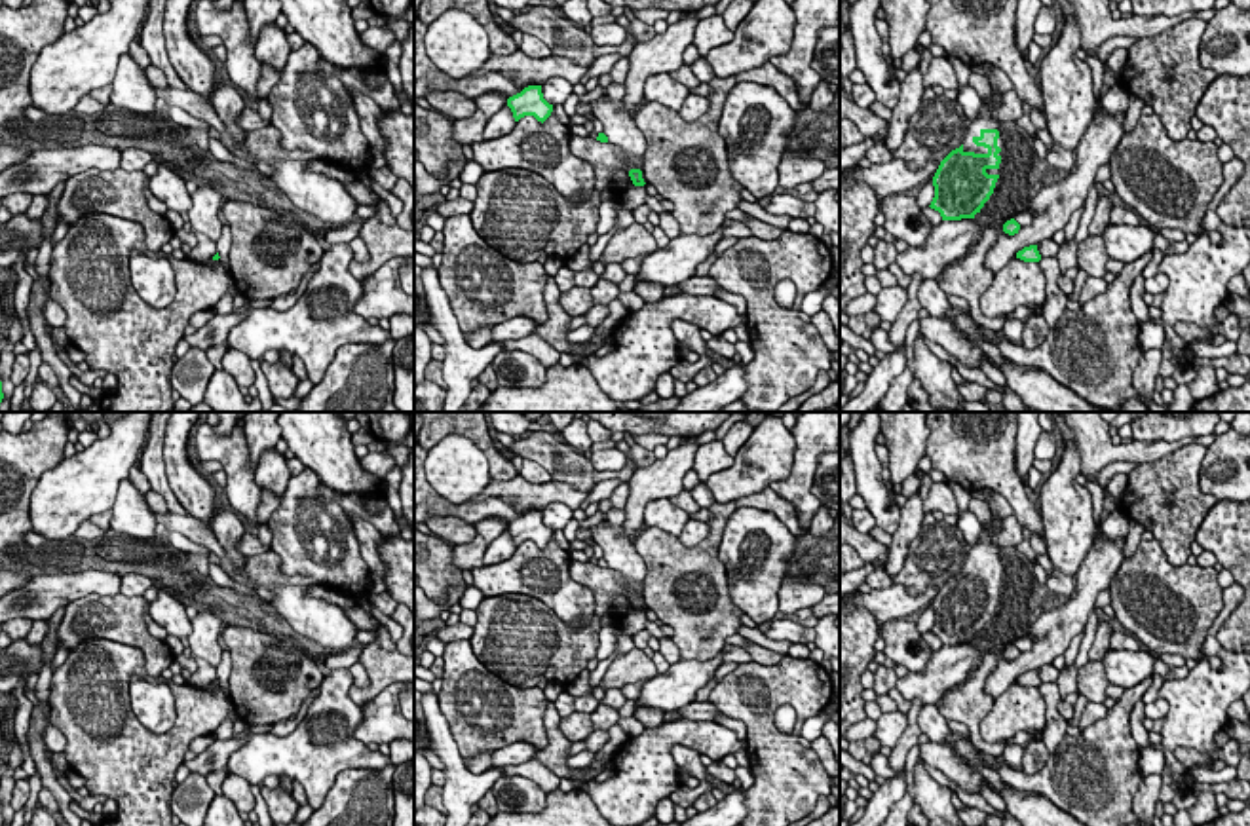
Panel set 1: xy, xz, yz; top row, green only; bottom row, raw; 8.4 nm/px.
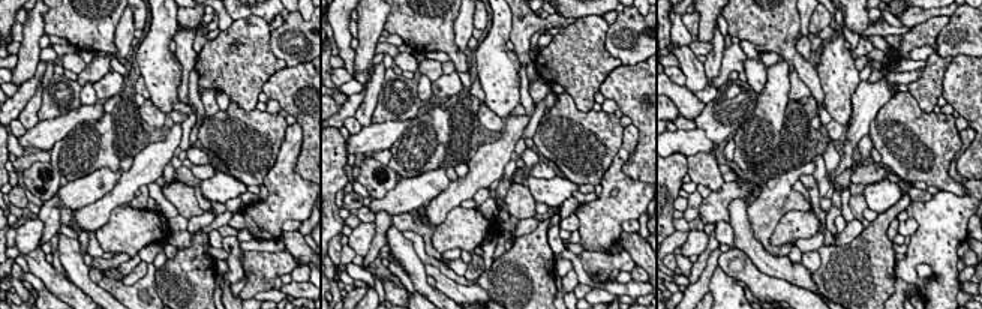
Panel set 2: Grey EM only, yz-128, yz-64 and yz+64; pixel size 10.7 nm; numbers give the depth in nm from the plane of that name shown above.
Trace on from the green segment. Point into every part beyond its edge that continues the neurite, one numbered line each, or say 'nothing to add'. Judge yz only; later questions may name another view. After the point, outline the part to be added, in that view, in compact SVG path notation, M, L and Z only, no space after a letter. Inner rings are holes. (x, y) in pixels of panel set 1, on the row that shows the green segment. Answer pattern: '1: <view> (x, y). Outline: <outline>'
1: yz (984, 120). Outline: M992 97L982 101L982 106L978 110L978 116L971 122L967 135L963 139L963 152L975 152L975 154L988 154L988 148L984 146L976 146L973 142L975 137L980 137L982 129L997 129L999 131L999 139L997 139L997 146L1003 148L1003 137L1001 137L1001 122L997 122L992 112L990 112L990 103Z

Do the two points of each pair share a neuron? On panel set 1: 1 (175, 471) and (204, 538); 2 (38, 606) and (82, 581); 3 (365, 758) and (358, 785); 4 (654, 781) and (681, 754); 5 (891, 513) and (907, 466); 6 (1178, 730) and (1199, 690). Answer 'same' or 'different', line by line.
1: different
2: same
3: different
4: different
5: different
6: same

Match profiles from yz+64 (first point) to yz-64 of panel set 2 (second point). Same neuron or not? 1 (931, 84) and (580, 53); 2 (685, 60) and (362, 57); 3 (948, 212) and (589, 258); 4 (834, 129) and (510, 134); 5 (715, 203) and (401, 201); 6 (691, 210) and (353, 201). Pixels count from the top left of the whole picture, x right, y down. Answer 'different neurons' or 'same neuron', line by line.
1: same neuron
2: different neurons
3: different neurons
4: different neurons
5: same neuron
6: same neuron

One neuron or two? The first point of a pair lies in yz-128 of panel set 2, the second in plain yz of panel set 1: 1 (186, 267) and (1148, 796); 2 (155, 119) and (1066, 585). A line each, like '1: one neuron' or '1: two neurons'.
1: two neurons
2: one neuron

